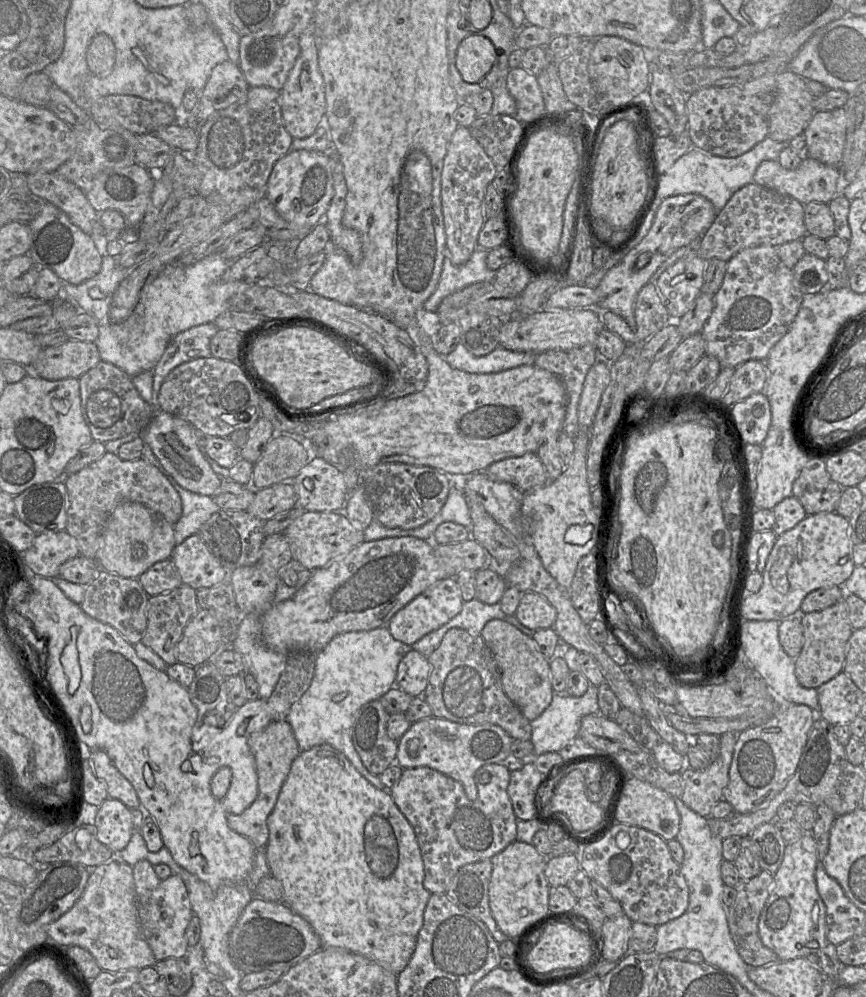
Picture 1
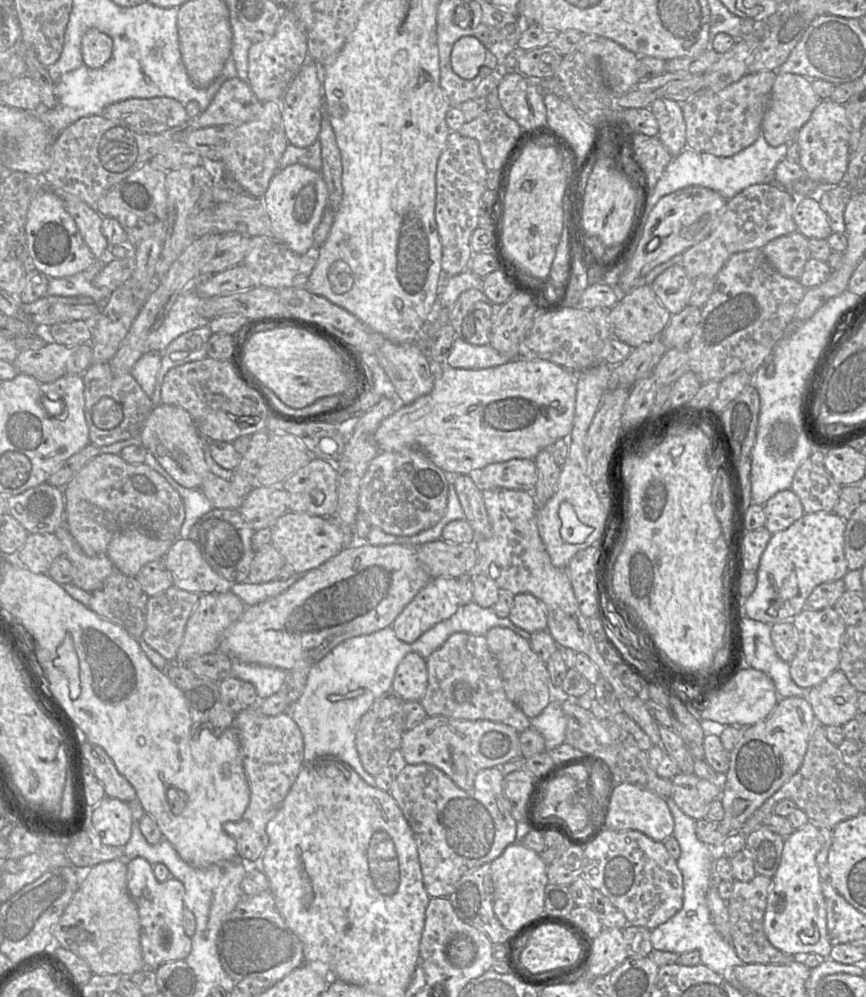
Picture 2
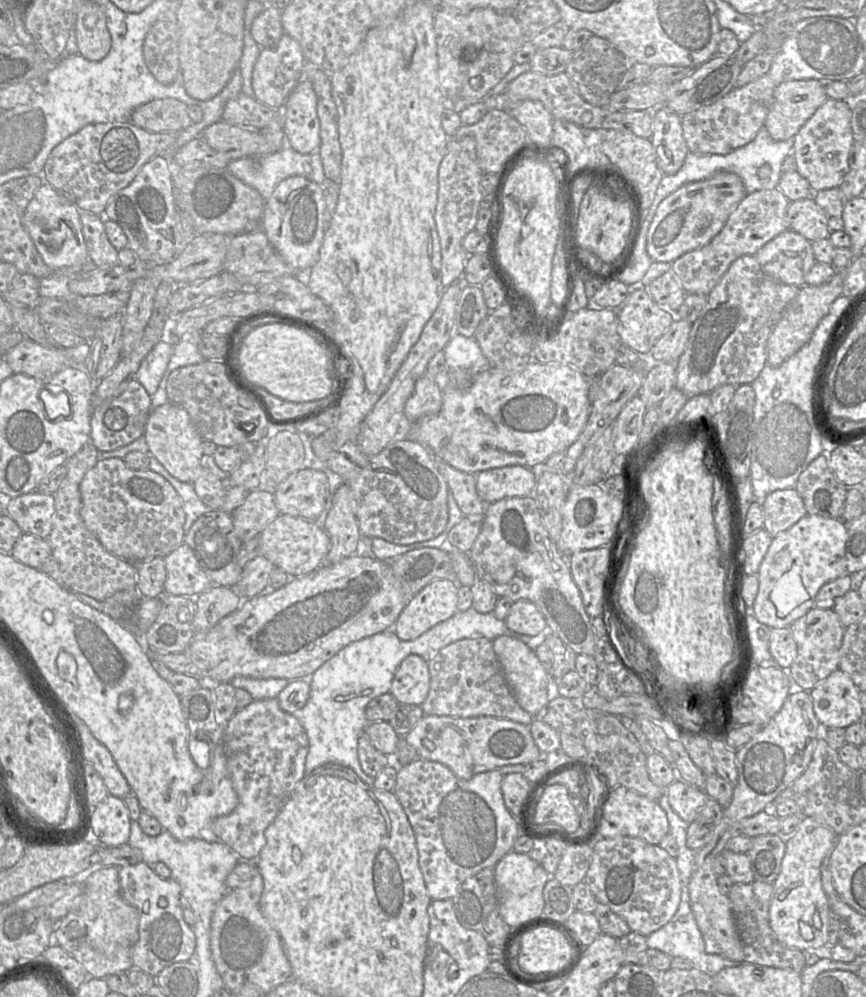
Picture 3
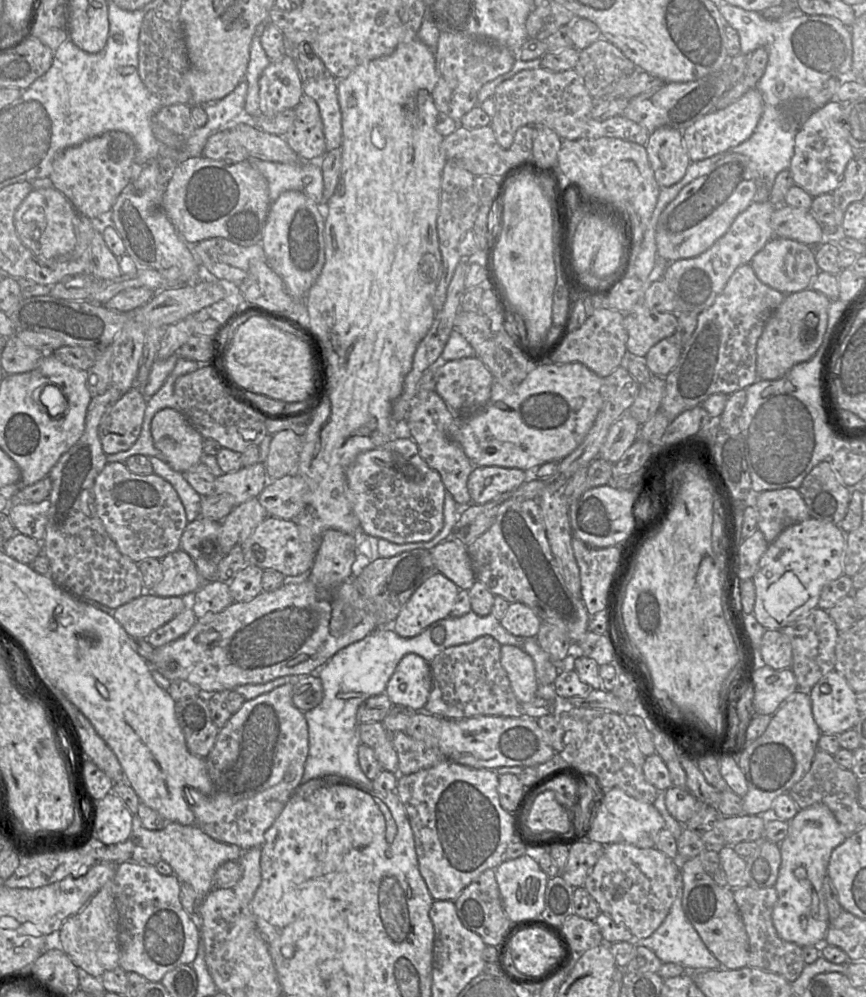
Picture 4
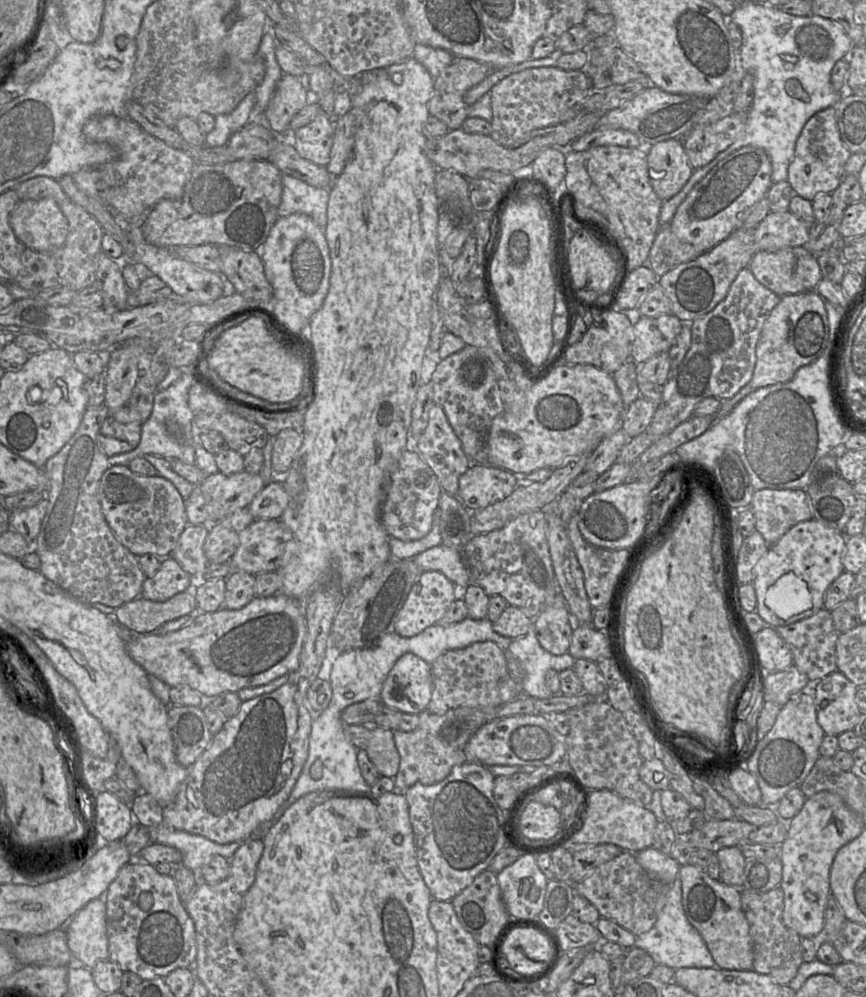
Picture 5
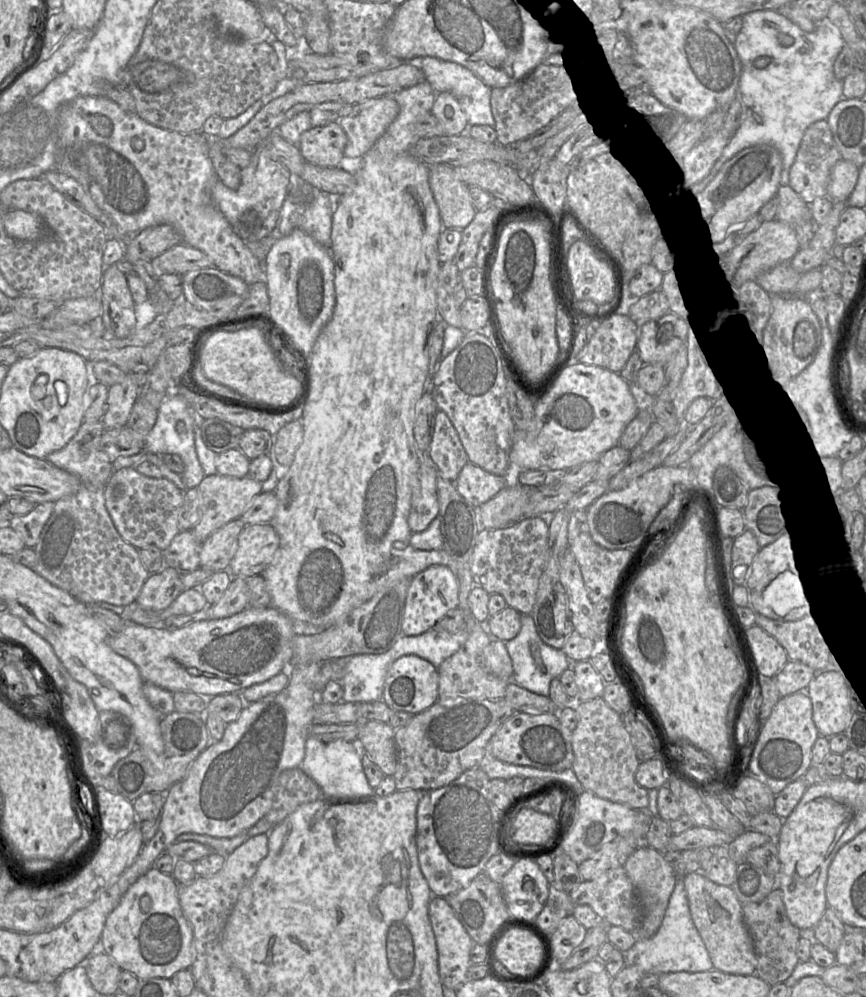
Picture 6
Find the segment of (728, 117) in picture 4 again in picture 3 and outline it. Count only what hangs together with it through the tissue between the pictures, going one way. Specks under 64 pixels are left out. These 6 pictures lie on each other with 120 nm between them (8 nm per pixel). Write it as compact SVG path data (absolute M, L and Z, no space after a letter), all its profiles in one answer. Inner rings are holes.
M766 74L743 87L735 87L717 102L682 116L684 138L689 151L696 154L726 155L753 141L760 129L764 126L773 101L776 86Z

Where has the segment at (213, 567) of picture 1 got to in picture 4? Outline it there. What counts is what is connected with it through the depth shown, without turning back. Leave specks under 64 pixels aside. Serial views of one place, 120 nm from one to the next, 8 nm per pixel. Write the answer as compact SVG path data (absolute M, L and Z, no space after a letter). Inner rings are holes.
M177 550L171 554L168 554L166 557L161 559L162 562L162 571L163 571L163 579L150 591L145 591L148 593L152 593L159 597L183 597L187 594L196 592L202 585L203 580L197 570L197 567L191 557L184 552L183 550Z

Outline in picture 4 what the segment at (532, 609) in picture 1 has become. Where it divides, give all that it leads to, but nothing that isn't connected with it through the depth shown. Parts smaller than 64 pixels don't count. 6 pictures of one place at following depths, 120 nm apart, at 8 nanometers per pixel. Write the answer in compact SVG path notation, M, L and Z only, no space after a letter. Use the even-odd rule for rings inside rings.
M510 603L501 625L512 635L521 637L536 637L542 620L526 604Z

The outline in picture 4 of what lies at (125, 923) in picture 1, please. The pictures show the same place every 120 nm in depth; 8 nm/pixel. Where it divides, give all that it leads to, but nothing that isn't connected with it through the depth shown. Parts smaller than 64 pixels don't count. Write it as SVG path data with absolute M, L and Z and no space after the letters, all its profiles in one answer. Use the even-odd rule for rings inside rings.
M113 879L107 882L77 914L64 921L57 931L57 945L80 967L93 977L99 978L106 971L119 967L118 912L113 898Z

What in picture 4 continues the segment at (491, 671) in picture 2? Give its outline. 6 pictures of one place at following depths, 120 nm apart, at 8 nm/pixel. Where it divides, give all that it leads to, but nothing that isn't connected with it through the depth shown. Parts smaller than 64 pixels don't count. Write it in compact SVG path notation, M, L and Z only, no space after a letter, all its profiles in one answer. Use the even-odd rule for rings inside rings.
M490 635L471 643L446 648L430 663L432 689L423 710L433 716L458 720L473 716L523 716L522 704L515 697L501 665L501 644Z

